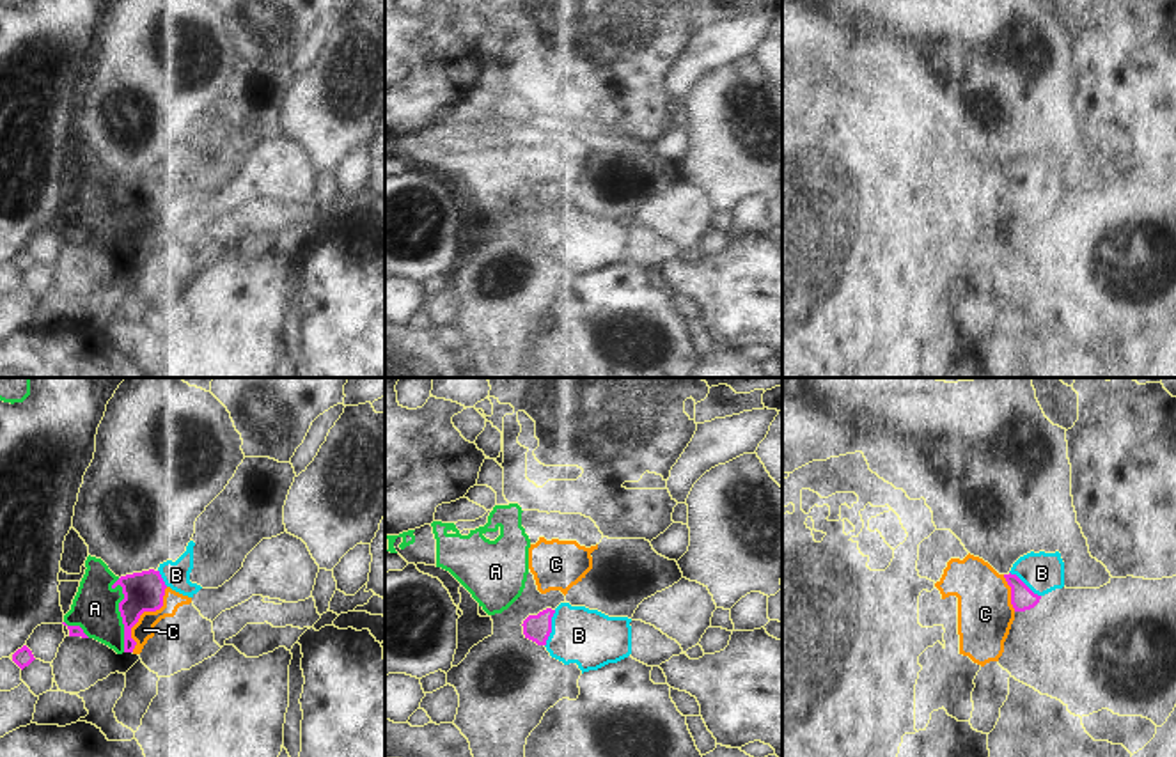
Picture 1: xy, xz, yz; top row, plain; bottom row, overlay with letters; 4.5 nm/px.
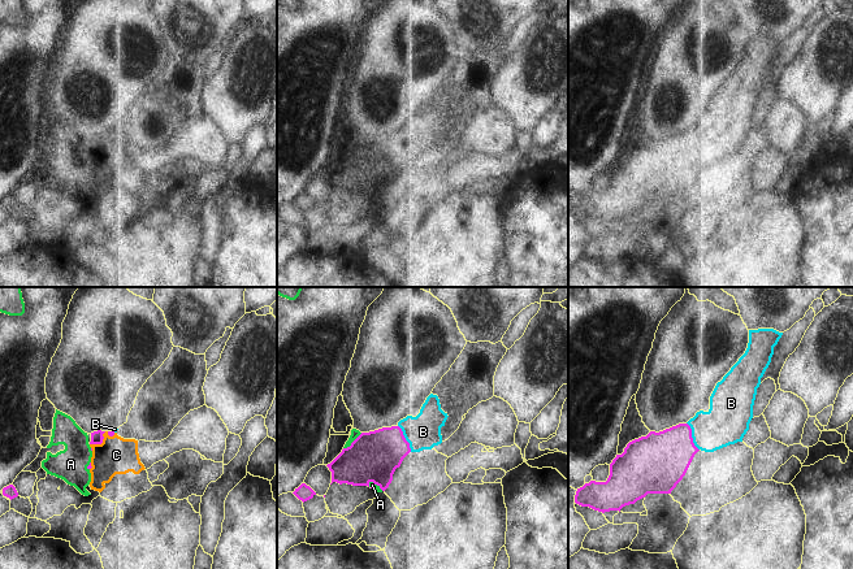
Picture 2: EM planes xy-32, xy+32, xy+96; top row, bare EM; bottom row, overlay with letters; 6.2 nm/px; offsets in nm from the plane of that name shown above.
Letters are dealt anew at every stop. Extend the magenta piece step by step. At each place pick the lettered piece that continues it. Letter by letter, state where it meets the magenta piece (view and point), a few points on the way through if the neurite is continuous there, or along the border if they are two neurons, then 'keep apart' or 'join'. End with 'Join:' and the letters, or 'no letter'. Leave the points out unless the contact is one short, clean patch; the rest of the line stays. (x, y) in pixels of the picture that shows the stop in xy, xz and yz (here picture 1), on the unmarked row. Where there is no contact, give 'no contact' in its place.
A: xy (121, 218) | along xy (117, 181), (116, 185), (123, 197), (119, 218), (125, 254) | keep apart
B: xz (550, 231) | across xz (536, 231), (550, 231), (579, 238) | join
C: xy (142, 215) | along xy (167, 190), (162, 208), (146, 213), (132, 231), (132, 254) | keep apart
Join: B

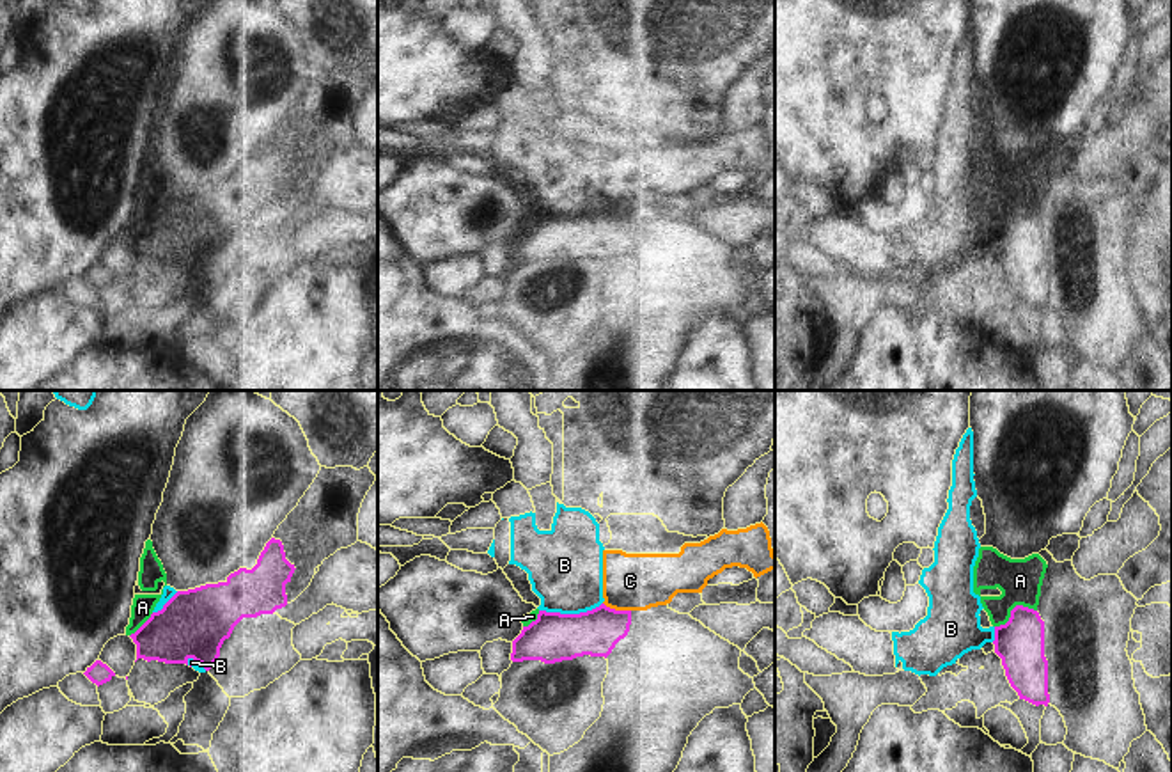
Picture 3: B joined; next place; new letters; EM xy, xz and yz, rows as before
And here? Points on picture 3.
A: yz (1013, 212) | along yz (1036, 212), (1016, 208), (1011, 219), (995, 229) | keep apart
B: xz (570, 217) | along xz (601, 204), (578, 215), (539, 213) | keep apart
C: xz (617, 213) | along xz (603, 204), (614, 212), (630, 213) | keep apart
Join: no letter

